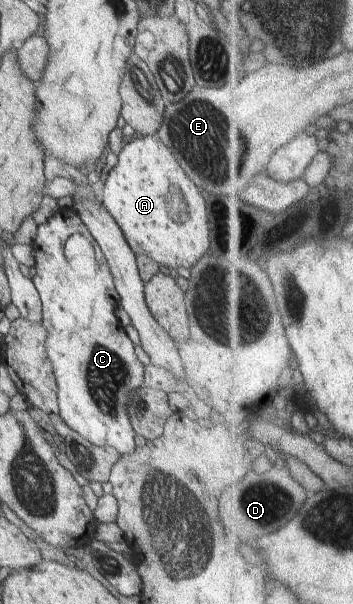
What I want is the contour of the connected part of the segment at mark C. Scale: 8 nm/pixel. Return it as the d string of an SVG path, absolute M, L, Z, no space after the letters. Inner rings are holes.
M73 207L60 208L46 222L39 224L32 246L36 260L33 283L38 289L42 302L43 324L48 332L46 350L58 384L60 418L93 445L112 447L122 456L133 454L138 447L134 443L135 432L128 422L126 406L130 394L143 384L145 365L136 358L134 345L126 335L125 327L114 315L114 309L119 305L119 297L106 257ZM74 233L82 234L94 246L98 276L92 278L90 284L82 284L82 280L74 276L74 268L70 267L65 256L66 240Z

